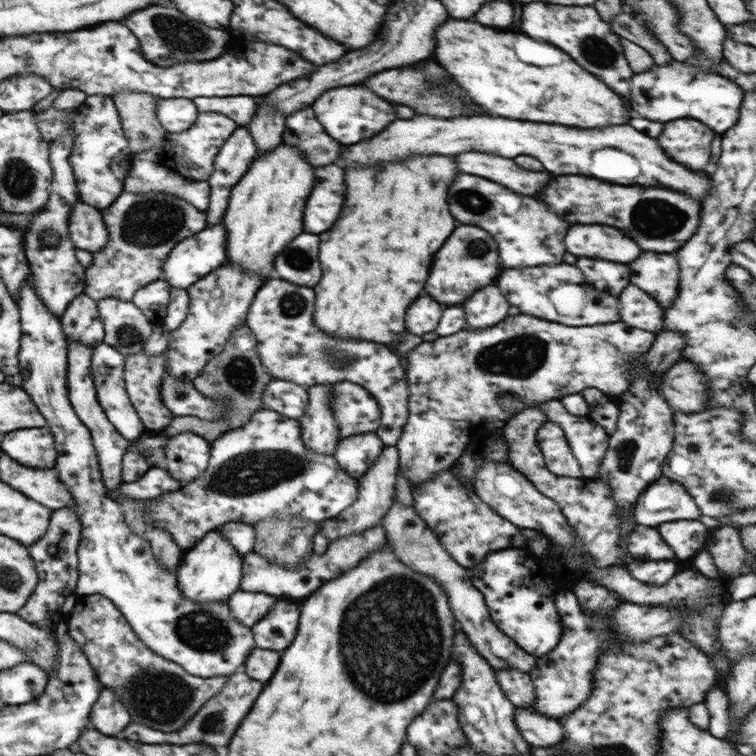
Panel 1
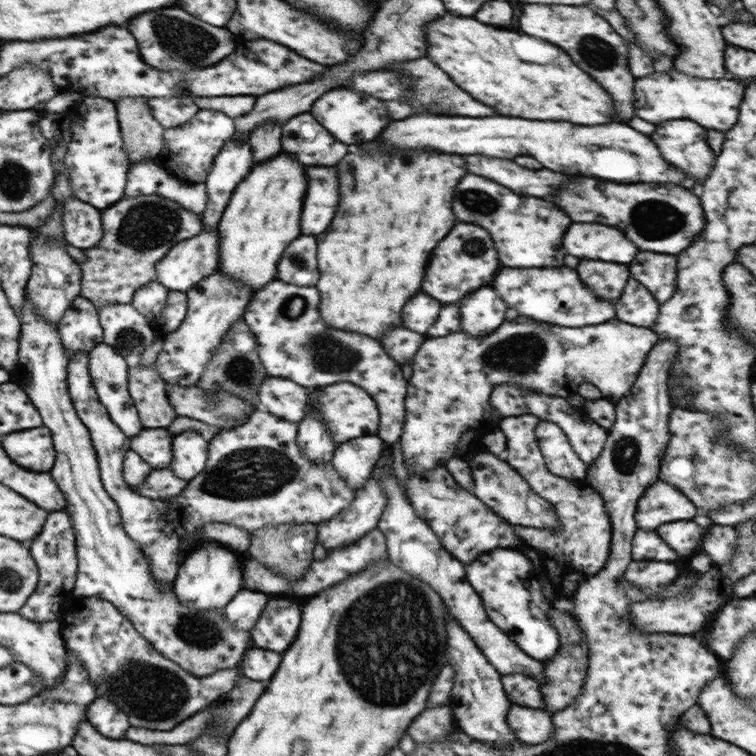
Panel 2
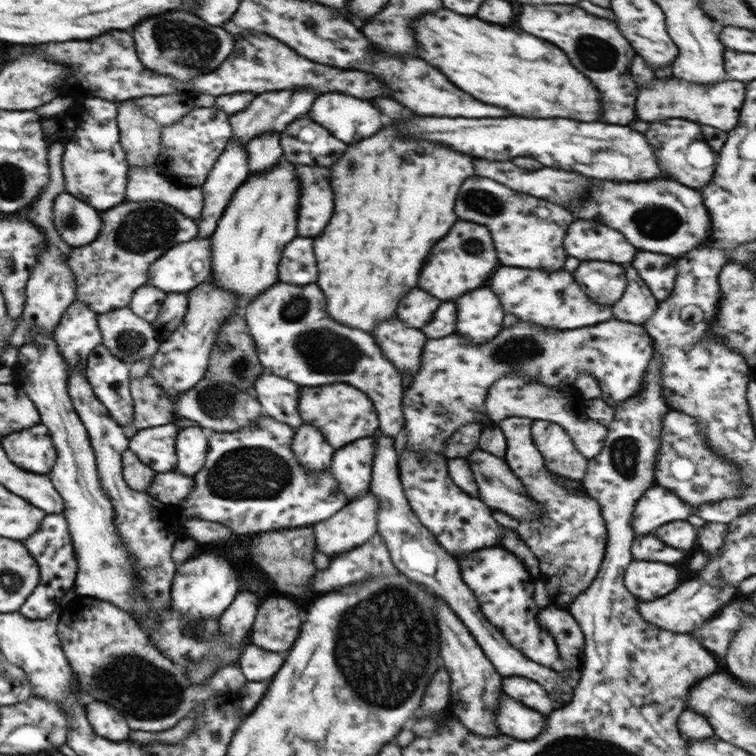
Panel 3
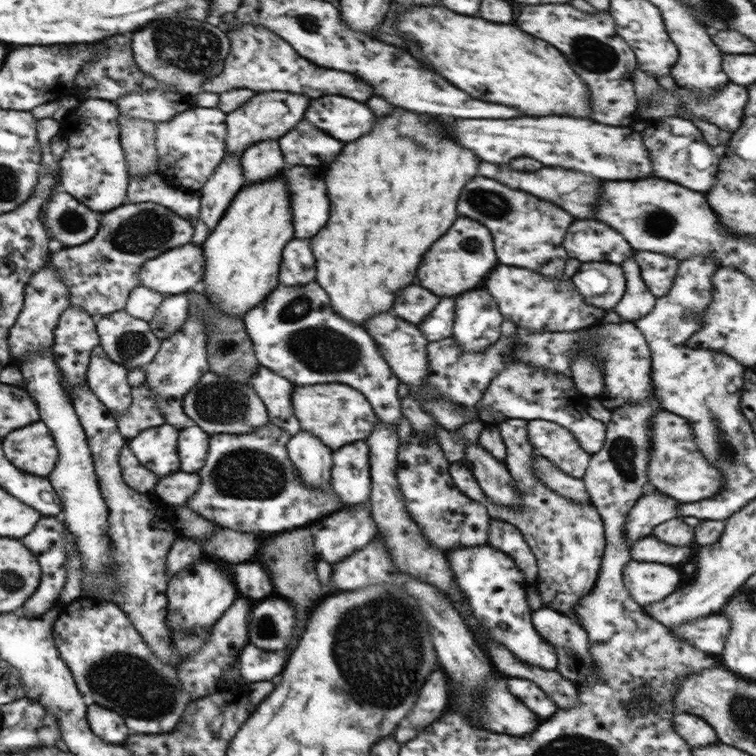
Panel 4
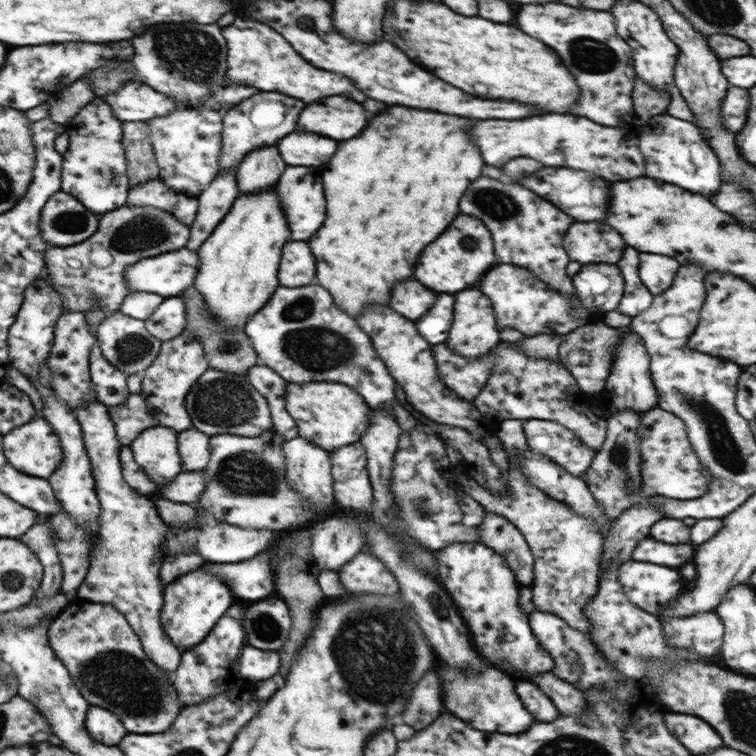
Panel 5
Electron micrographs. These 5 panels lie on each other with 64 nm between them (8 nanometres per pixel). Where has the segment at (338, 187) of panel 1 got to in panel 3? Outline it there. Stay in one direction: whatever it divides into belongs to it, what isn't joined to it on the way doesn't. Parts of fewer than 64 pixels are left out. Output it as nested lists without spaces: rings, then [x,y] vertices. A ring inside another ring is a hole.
[[[296,168],[300,182],[298,202],[298,236],[316,236],[326,228],[334,212],[334,196],[330,188],[328,168]]]

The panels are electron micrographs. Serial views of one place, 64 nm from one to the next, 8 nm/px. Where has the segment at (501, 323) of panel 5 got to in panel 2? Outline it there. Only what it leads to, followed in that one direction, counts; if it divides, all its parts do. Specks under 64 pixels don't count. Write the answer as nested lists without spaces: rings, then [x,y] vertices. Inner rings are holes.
[[[502,268],[492,282],[500,298],[508,308],[514,308],[520,316],[528,316],[538,322],[580,328],[588,324],[602,324],[614,319],[614,306],[608,300],[598,300],[588,288],[582,286],[574,268]]]

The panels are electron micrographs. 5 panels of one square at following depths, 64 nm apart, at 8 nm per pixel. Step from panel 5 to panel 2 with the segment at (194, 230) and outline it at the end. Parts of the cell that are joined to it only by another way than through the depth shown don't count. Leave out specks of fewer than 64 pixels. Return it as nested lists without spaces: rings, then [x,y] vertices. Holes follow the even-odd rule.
[[[236,132],[232,135],[223,148],[220,150],[218,156],[213,163],[213,168],[210,170],[206,180],[206,190],[208,195],[208,206],[203,212],[202,222],[203,231],[217,230],[218,223],[222,219],[224,210],[228,207],[228,202],[236,186],[242,183],[242,180],[248,176],[250,170],[253,168],[254,155],[252,155],[252,146],[248,143],[248,136]]]

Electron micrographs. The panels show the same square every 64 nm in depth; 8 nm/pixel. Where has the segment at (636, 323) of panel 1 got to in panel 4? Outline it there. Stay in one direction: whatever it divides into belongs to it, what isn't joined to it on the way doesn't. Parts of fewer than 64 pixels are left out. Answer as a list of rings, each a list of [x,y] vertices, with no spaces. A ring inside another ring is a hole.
[[[634,258],[624,260],[620,266],[624,268],[624,276],[626,276],[626,292],[624,292],[624,298],[620,300],[620,304],[615,306],[613,310],[621,318],[634,322],[642,319],[652,310],[657,298],[648,292],[646,284],[642,282],[640,268]]]

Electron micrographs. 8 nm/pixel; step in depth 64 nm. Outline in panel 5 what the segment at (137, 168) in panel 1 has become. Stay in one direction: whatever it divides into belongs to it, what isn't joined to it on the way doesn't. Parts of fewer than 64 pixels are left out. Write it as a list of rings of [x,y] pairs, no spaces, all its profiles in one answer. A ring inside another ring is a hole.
[[[154,178],[148,183],[129,188],[127,206],[160,209],[190,227],[196,220],[199,203],[196,197],[176,193],[166,187],[160,178]]]

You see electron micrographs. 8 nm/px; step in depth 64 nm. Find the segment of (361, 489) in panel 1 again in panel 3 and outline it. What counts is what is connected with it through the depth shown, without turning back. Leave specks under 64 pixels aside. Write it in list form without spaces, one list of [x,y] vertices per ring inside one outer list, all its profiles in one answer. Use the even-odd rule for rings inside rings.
[[[370,490],[360,498],[350,501],[335,515],[312,526],[315,534],[315,548],[332,559],[333,556],[344,554],[357,546],[362,546],[377,533],[377,510],[377,500]]]

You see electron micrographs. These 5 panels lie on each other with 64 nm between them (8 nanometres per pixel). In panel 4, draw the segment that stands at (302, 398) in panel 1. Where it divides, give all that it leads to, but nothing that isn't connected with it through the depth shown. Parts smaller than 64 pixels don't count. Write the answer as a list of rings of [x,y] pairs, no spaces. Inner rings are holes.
[[[258,367],[250,384],[266,405],[269,422],[294,437],[300,429],[300,421],[292,410],[291,394],[294,384],[266,367]]]

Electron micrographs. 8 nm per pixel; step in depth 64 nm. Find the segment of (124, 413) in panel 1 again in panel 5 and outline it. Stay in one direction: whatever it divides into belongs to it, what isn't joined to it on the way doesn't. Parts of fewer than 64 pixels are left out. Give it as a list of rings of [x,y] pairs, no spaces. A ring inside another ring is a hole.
[[[98,341],[91,346],[89,352],[89,369],[100,403],[109,407],[120,406],[127,401],[130,396],[126,386],[128,375],[104,358]]]

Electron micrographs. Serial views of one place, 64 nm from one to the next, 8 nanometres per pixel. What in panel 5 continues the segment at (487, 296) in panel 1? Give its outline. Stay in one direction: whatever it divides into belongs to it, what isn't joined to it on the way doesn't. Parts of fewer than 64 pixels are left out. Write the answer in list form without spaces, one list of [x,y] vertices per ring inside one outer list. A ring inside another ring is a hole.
[[[464,290],[454,294],[454,298],[456,298],[454,318],[446,340],[448,348],[463,358],[480,358],[488,354],[501,342],[500,331],[494,324],[494,312],[490,300],[486,300],[484,294],[478,290]]]

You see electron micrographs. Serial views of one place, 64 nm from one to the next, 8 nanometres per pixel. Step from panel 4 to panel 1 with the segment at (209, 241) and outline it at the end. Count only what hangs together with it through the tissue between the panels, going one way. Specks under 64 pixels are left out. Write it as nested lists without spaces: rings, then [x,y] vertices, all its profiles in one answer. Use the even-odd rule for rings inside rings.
[[[281,143],[274,150],[257,156],[240,183],[232,188],[228,209],[221,221],[227,236],[225,260],[252,275],[260,275],[264,282],[272,279],[274,258],[290,240],[302,234],[304,204],[312,186],[314,166],[306,164],[296,148]]]

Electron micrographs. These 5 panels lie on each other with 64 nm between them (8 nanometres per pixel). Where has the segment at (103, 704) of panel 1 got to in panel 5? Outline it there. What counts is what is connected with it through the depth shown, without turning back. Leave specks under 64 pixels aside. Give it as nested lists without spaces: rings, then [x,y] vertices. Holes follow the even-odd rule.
[[[89,705],[85,726],[88,734],[96,742],[106,746],[118,744],[128,734],[122,721],[115,714],[94,705]]]

